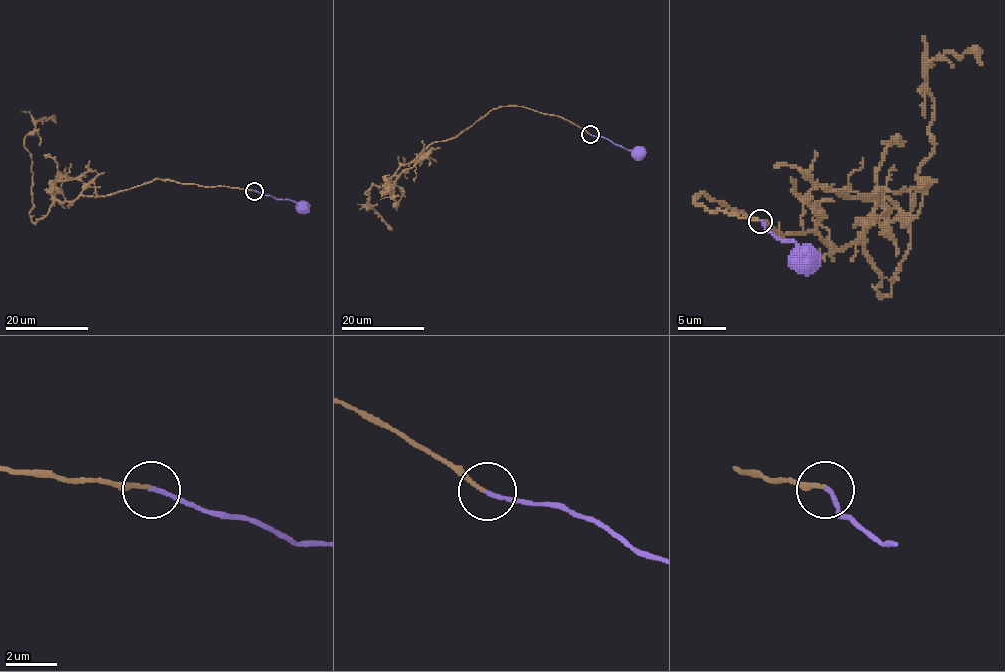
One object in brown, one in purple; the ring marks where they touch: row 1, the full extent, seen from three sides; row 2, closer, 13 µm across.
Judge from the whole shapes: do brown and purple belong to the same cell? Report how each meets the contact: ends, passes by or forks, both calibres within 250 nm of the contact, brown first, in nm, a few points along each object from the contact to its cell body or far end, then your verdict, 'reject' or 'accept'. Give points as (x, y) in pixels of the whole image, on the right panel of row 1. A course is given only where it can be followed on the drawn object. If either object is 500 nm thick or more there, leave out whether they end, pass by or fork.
brown ends there; purple ends there; 140 nm thick on the brown side, 140 nm on the other; brown runs (760, 220), (695, 196), (774, 232), (860, 244), (891, 292), (934, 136), (927, 67), (946, 53), (982, 65); purple runs (760, 220), (781, 242), (796, 244), (805, 263); accept

